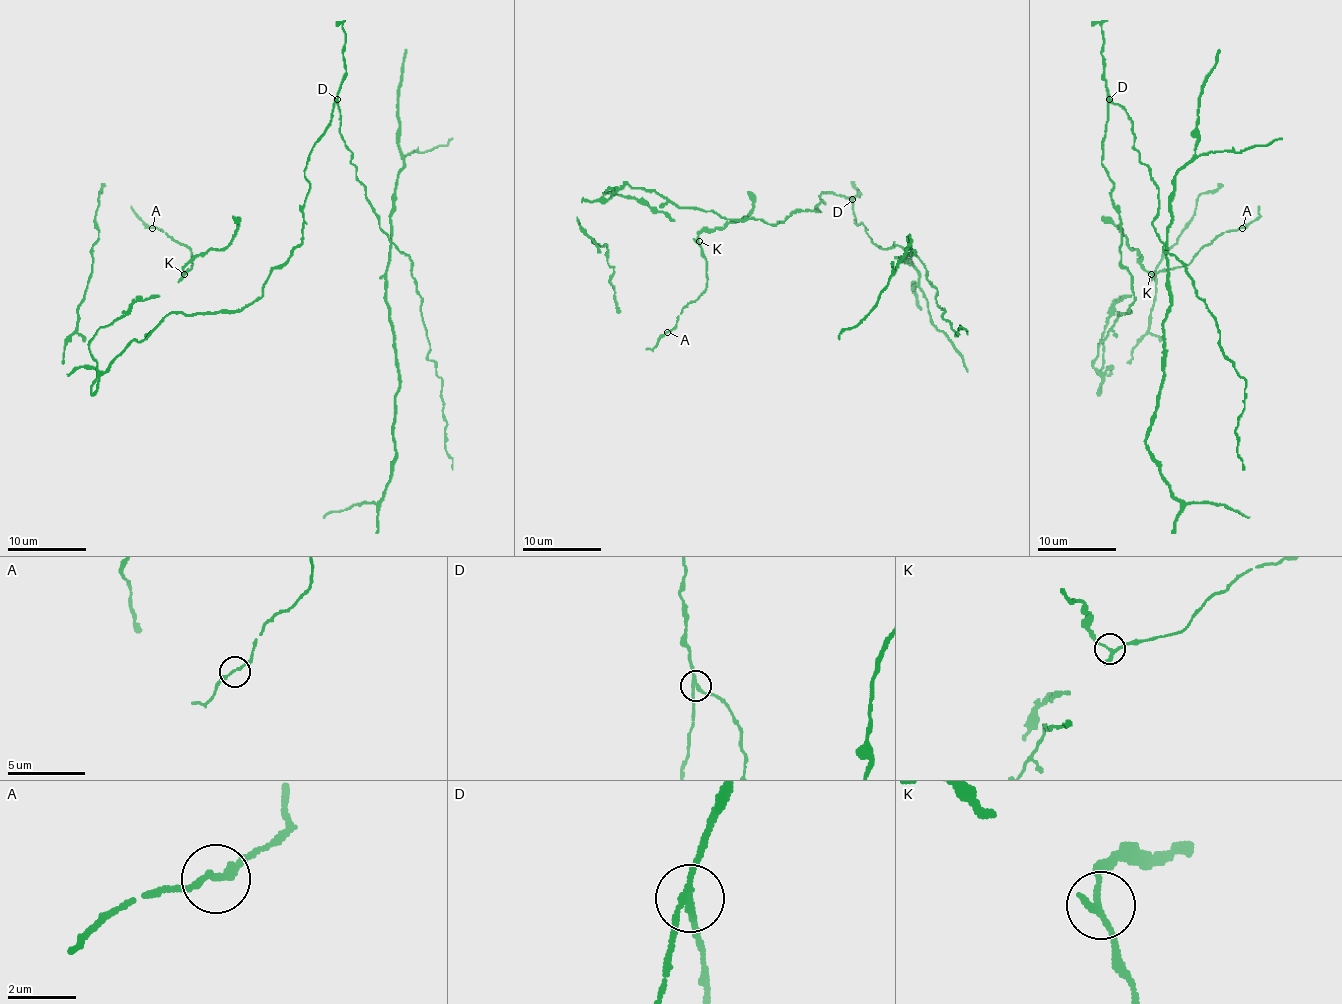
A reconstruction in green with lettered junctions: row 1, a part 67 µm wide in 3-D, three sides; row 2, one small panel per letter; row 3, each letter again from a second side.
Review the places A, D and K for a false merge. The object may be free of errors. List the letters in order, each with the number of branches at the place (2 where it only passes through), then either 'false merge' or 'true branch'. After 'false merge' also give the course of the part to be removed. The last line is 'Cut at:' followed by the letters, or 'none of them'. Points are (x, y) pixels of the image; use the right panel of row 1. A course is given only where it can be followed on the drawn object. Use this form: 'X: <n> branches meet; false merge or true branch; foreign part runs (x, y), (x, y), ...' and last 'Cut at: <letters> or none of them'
A: 2 branches meet; true branch
D: 3 branches meet; false merge; foreign part runs (1110, 100), (1159, 189), (1163, 250), (1185, 266), (1246, 382), (1244, 469)
K: 3 branches meet; true branch
Cut at: D

